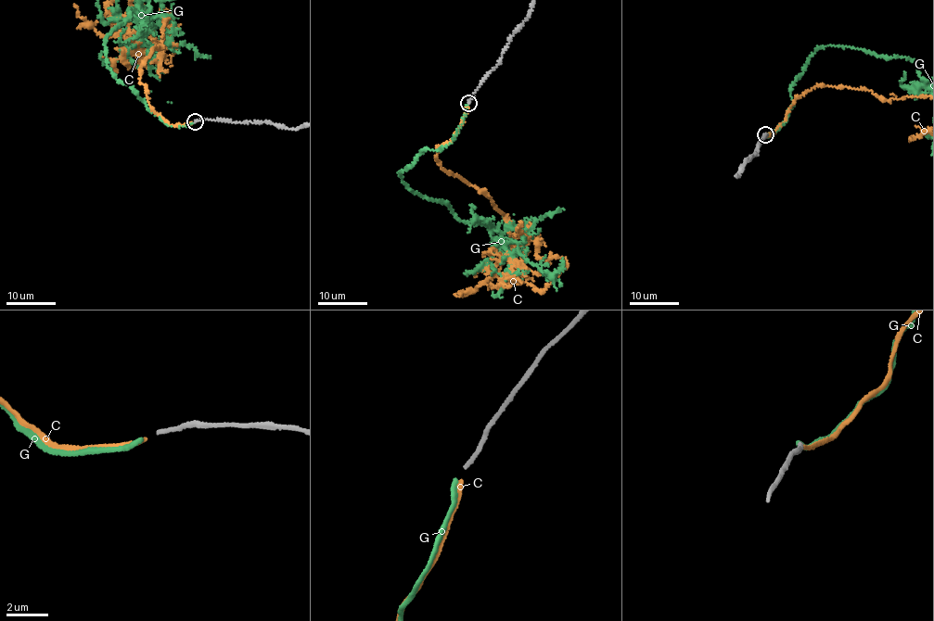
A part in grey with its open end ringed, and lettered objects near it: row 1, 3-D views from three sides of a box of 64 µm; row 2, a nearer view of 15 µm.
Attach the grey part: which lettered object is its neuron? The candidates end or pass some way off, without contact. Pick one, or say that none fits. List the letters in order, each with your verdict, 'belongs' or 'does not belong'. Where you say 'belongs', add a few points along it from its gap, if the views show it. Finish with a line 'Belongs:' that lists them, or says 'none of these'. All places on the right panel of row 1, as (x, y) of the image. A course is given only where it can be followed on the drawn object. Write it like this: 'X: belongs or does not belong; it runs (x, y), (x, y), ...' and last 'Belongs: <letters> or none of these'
C: does not belong
G: belongs
Belongs: G

